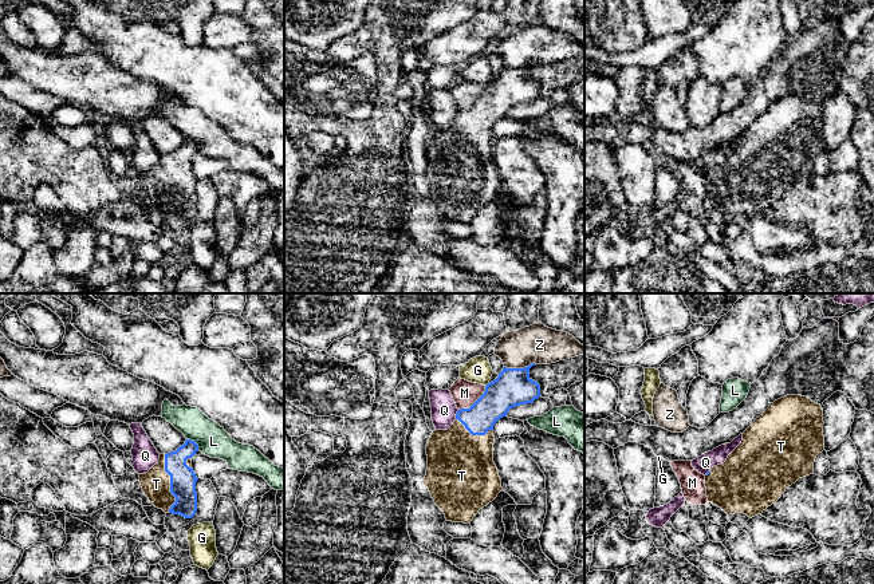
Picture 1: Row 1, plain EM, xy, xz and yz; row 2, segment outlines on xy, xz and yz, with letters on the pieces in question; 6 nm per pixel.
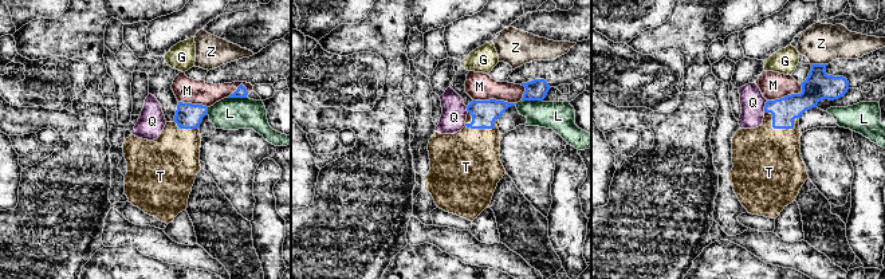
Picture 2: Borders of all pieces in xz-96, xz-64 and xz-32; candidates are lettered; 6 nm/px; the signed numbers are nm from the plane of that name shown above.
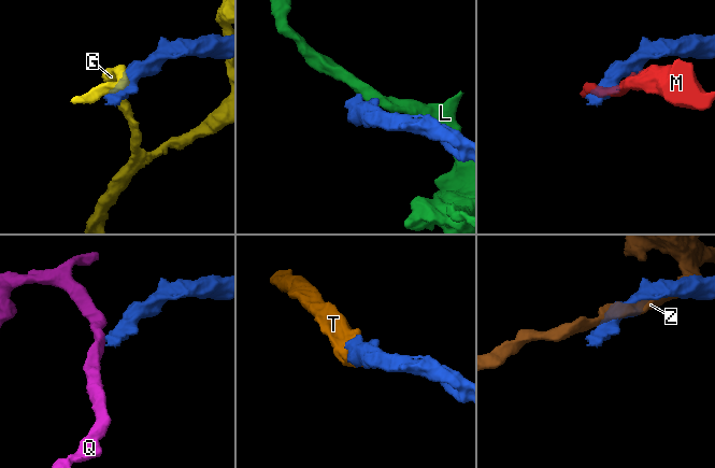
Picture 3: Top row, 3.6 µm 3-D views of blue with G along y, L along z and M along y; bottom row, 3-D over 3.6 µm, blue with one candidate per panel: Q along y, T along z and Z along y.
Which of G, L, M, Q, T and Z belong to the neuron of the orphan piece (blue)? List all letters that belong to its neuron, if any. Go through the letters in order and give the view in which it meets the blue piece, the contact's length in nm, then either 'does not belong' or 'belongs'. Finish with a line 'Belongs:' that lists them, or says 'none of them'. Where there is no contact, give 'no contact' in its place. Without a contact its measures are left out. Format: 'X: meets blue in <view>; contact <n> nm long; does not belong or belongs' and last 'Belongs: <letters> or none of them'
G: meets blue in xz; contact 40 nm long; does not belong
L: meets blue in xy; contact 100 nm long; does not belong
M: meets blue in xz; contact 220 nm long; does not belong
Q: meets blue in xz; contact 60 nm long; does not belong
T: meets blue in xy; contact 360 nm long; belongs
Z: meets blue in xz; contact 190 nm long; does not belong
Belongs: T

